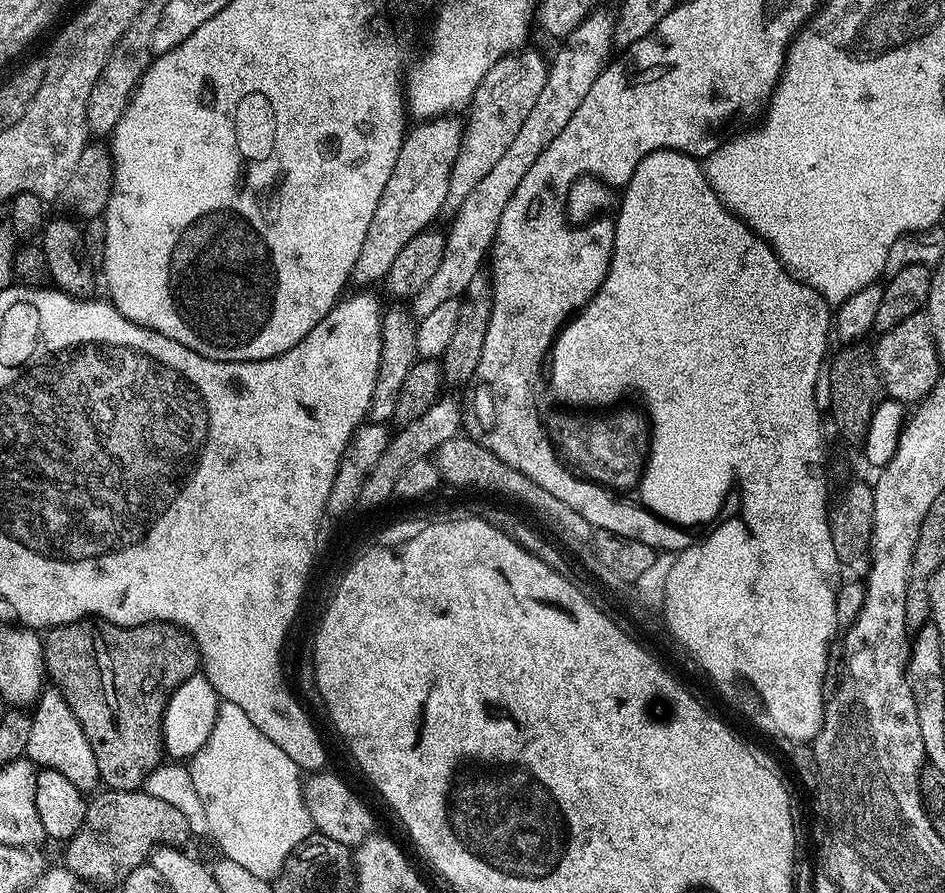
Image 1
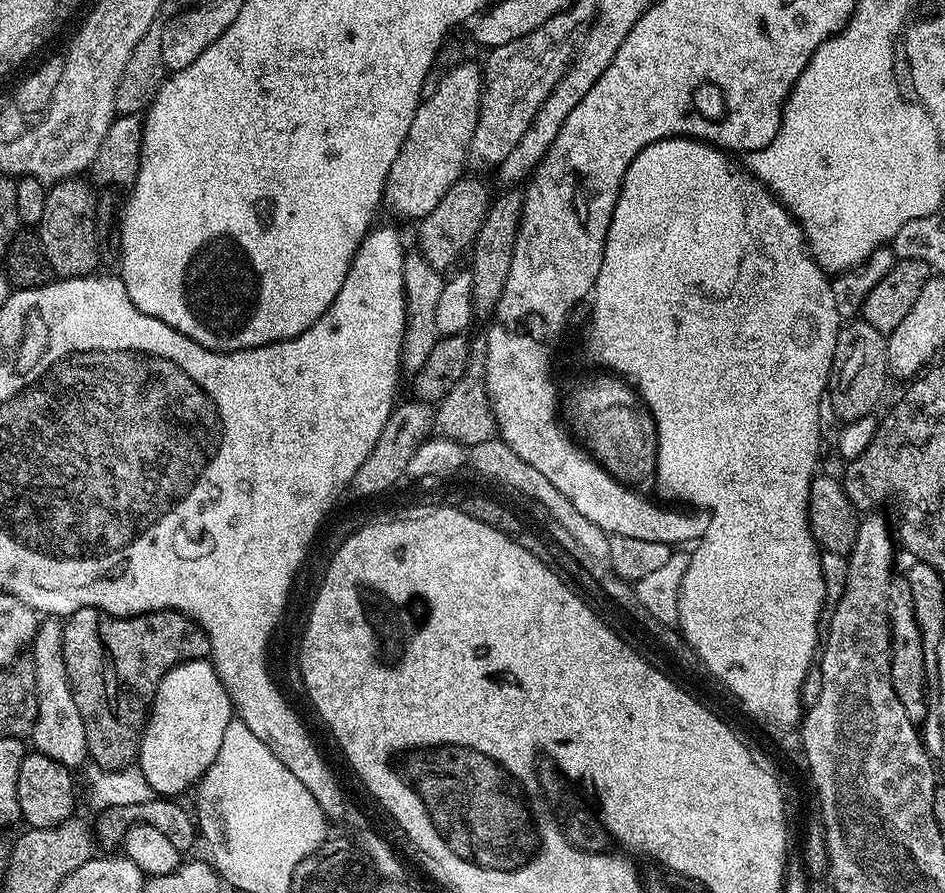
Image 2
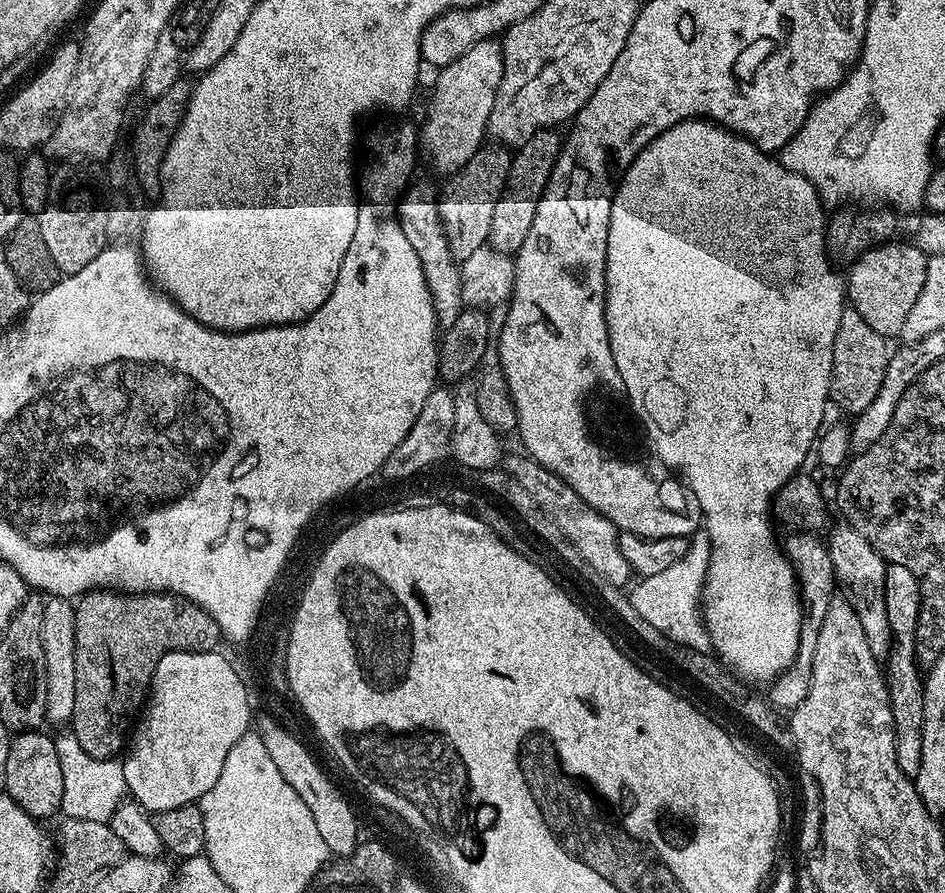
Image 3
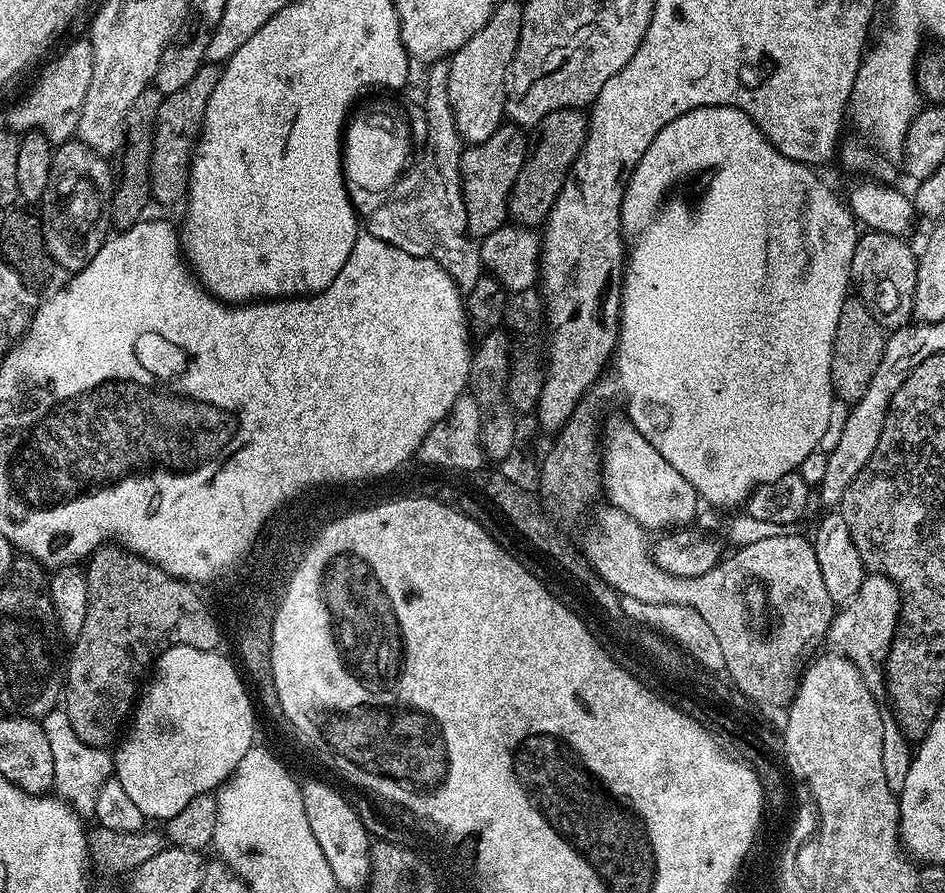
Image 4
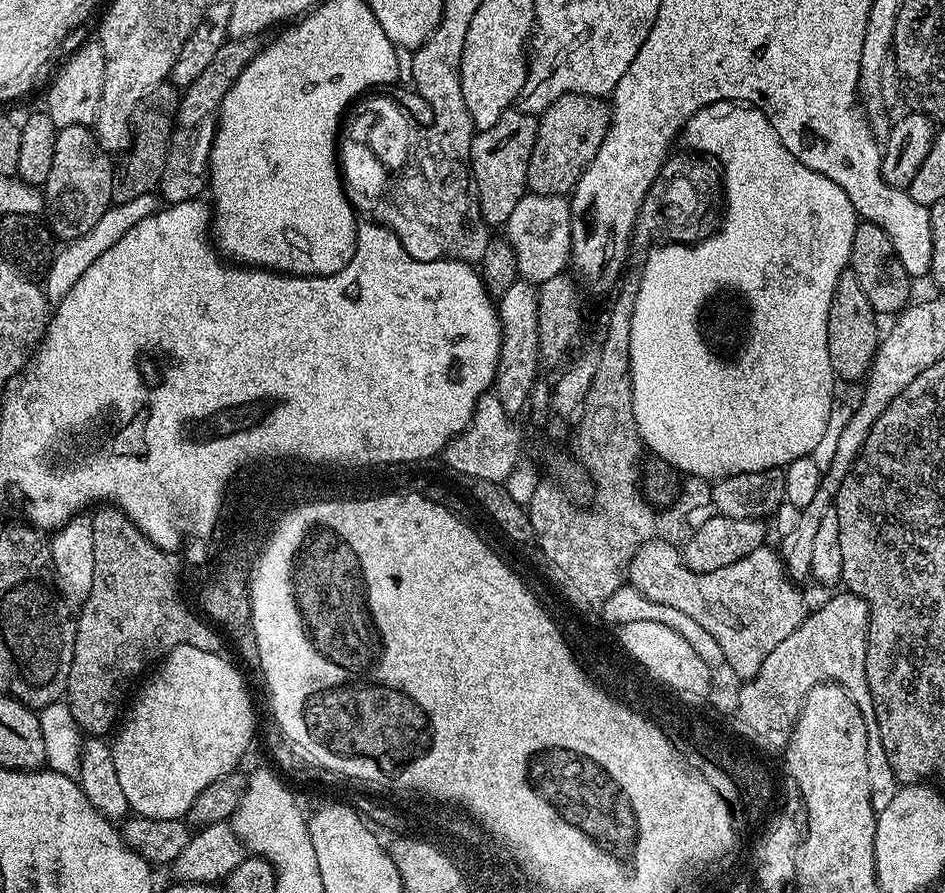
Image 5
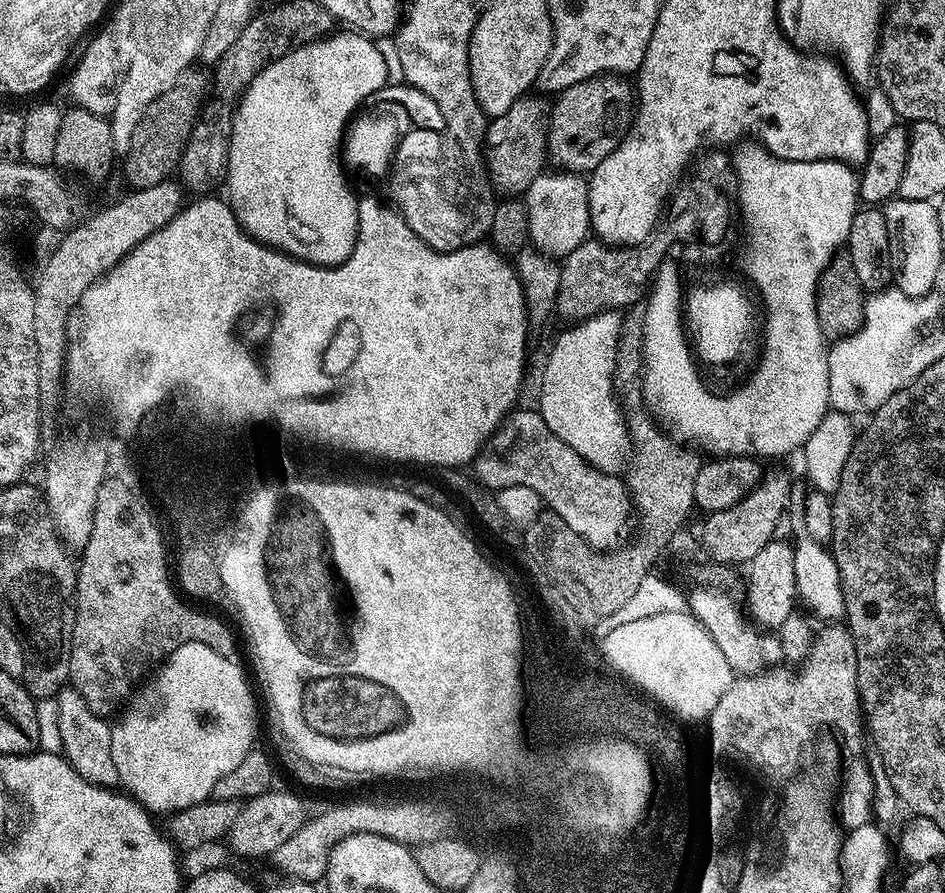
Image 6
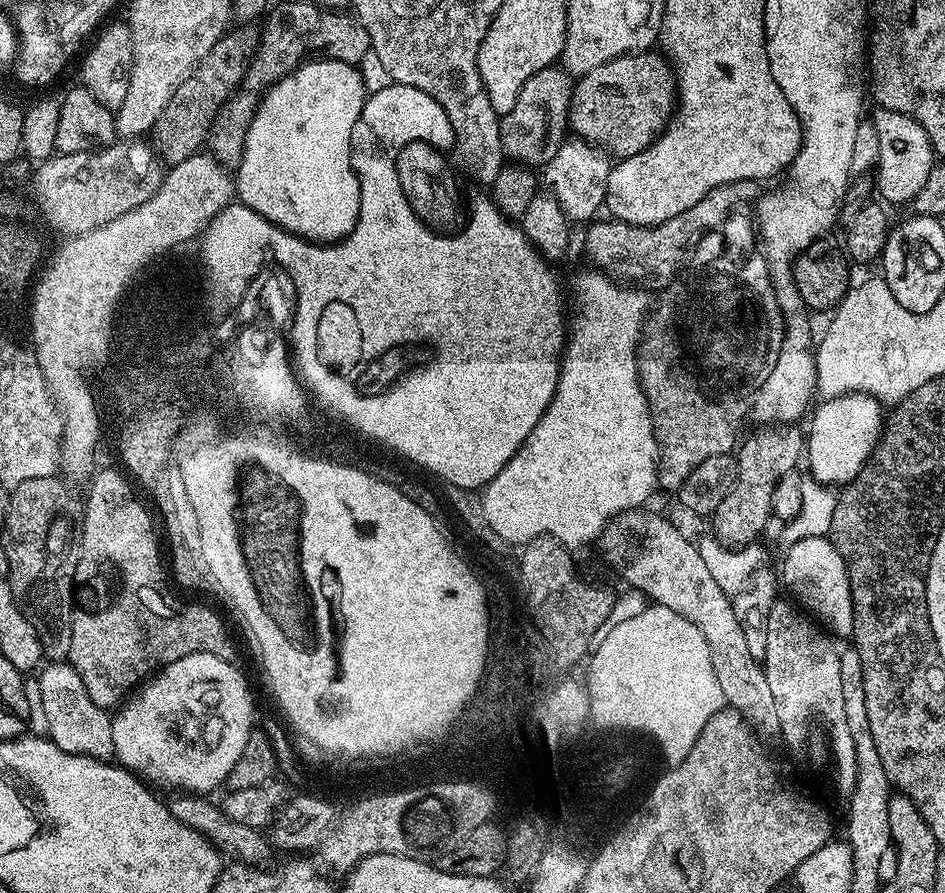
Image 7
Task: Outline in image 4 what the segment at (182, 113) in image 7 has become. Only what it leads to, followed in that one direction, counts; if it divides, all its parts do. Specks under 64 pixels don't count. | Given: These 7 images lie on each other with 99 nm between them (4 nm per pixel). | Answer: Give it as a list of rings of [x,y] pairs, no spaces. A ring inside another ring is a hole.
[[[150,86],[146,90],[142,90],[142,94],[138,94],[138,98],[134,98],[134,103],[130,105],[130,110],[126,110],[126,118],[124,119],[124,147],[115,161],[117,164],[114,164],[112,168],[112,219],[113,227],[117,231],[124,231],[139,223],[145,215],[144,210],[147,204],[150,204],[150,158],[152,157],[152,147],[154,146],[158,106],[162,106],[164,98],[164,95],[156,87]]]

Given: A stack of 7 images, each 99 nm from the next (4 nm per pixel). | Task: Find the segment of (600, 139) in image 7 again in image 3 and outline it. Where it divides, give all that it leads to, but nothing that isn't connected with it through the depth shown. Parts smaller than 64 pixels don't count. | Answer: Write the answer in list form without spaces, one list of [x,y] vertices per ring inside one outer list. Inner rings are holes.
[[[545,130],[534,134],[530,142],[515,149],[508,185],[498,198],[498,206],[494,206],[494,215],[490,221],[488,244],[495,252],[514,254],[526,242],[526,234],[530,234],[530,226],[534,222],[534,214],[538,210],[538,202],[550,182],[550,174],[554,170],[556,160],[560,156],[562,136],[559,131]]]

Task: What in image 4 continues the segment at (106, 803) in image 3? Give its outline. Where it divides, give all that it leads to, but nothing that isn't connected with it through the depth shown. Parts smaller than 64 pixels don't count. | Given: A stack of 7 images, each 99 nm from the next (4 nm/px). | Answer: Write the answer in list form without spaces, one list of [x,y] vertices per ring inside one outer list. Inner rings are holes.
[[[62,708],[52,709],[41,719],[46,739],[53,754],[53,791],[66,801],[82,818],[92,816],[98,790],[114,770],[113,755],[107,749],[90,747],[74,733],[67,712]]]

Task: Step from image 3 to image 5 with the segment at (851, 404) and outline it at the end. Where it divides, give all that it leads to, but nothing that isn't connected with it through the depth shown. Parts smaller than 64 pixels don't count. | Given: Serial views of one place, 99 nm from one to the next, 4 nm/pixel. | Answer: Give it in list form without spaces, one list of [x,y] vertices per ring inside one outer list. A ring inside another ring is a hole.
[[[852,271],[844,272],[842,278],[838,278],[838,286],[834,290],[828,315],[827,346],[830,350],[830,366],[839,379],[841,376],[844,380],[859,381],[872,367],[876,348],[882,339],[882,328],[876,325],[876,320],[878,314],[870,306],[870,298],[866,298],[862,282],[858,282]]]

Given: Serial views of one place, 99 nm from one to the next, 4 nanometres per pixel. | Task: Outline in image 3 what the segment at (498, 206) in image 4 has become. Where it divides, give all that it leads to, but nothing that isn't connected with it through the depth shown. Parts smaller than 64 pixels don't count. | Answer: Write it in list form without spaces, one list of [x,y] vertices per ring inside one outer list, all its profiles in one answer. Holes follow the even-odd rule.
[[[495,142],[478,149],[474,158],[466,162],[451,177],[452,180],[444,188],[444,193],[438,196],[440,205],[440,221],[448,239],[452,256],[457,262],[462,262],[474,254],[474,250],[488,244],[490,221],[494,215],[494,206],[498,206],[498,198],[508,185],[508,175],[512,165],[513,153],[507,147]]]

